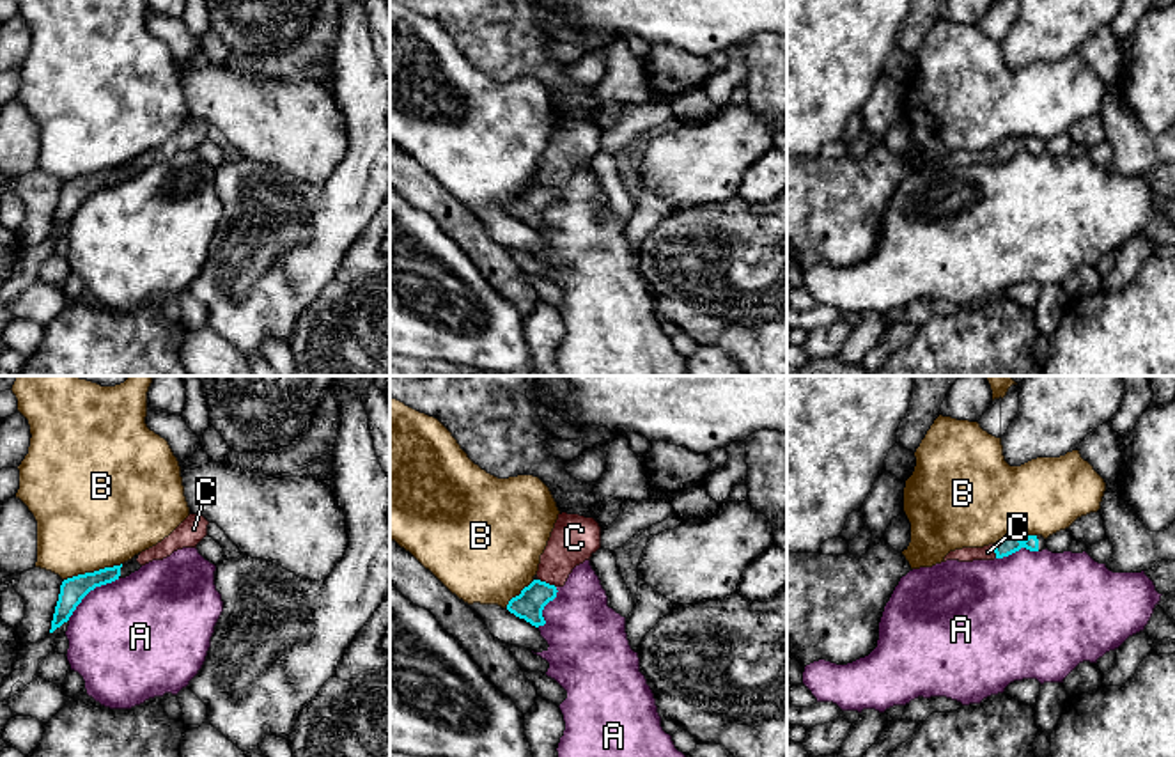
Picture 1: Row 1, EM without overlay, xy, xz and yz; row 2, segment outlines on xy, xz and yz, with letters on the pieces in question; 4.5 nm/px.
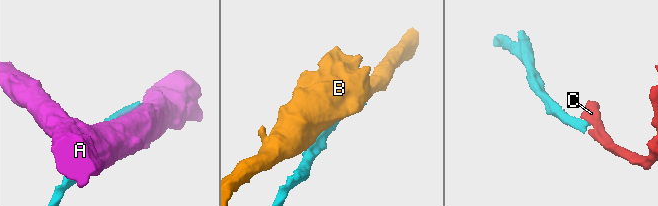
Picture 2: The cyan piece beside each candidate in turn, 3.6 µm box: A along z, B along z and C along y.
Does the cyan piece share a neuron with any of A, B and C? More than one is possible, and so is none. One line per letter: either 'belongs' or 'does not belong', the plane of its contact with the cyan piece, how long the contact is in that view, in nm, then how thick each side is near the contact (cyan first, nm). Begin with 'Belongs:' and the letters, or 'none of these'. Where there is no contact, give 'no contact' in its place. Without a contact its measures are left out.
Belongs: C
A: does not belong; contact in xy; length 300 nm; calibres 110 and 480 nm
B: does not belong; contact in xy; length 280 nm; calibres 110 and 480 nm
C: belongs; contact in xz; length 90 nm; calibres 140 and 220 nm

